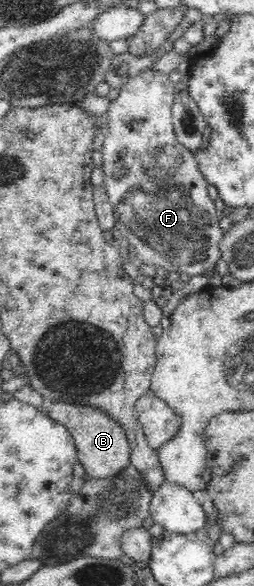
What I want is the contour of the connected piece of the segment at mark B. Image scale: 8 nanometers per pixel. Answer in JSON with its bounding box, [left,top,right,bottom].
[46,401,131,478]

